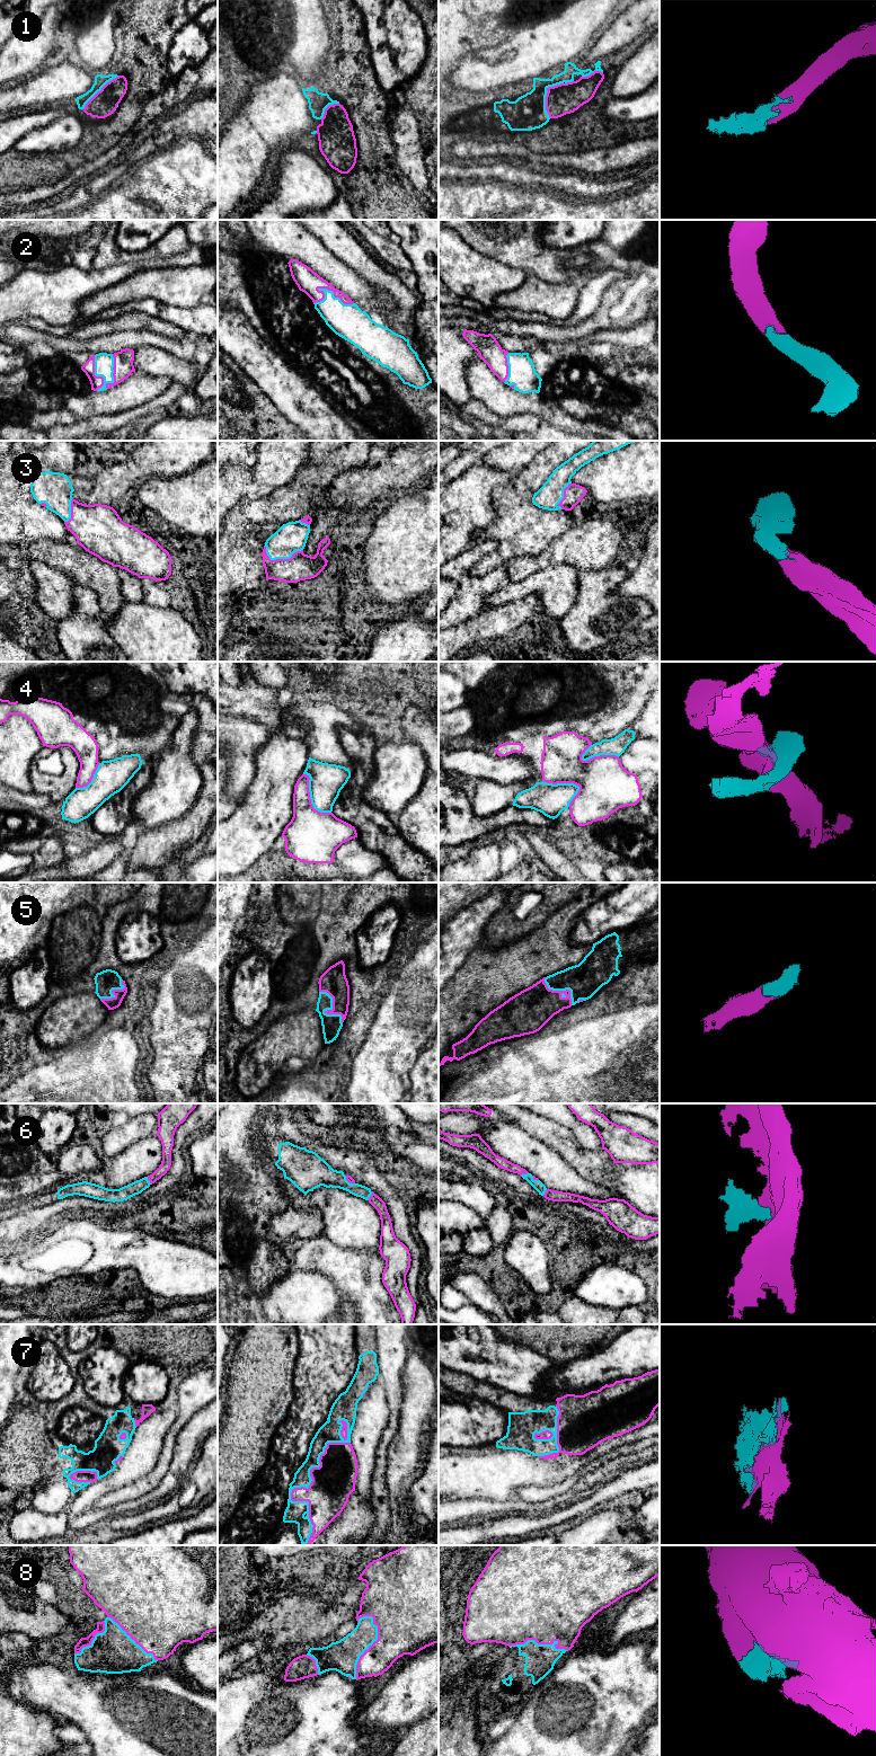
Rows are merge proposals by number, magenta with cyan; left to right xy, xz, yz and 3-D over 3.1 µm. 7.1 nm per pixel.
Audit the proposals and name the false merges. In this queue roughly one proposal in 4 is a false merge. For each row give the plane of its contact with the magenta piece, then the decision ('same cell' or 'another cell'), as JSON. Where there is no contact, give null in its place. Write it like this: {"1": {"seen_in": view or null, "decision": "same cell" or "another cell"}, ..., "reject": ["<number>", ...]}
{"1": {"seen_in": "yz", "decision": "same cell"}, "2": {"seen_in": "xy", "decision": "same cell"}, "3": {"seen_in": "xz", "decision": "same cell"}, "4": {"seen_in": "yz", "decision": "another cell"}, "5": {"seen_in": "yz", "decision": "same cell"}, "6": {"seen_in": "xz", "decision": "same cell"}, "7": {"seen_in": "xz", "decision": "same cell"}, "8": {"seen_in": "xz", "decision": "same cell"}, "reject": ["4"]}

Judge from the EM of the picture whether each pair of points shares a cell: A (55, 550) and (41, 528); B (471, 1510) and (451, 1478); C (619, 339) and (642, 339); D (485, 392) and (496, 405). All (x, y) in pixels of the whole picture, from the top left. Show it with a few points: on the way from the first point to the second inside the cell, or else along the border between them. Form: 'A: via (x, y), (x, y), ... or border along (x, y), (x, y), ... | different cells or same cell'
A: border along (67, 541), (40, 540), (35, 541), (29, 548) | different cells
B: border along (490, 1498), (450, 1499) | different cells
C: via (625, 339), (636, 339) | same cell
D: via (488, 396), (494, 401) | same cell

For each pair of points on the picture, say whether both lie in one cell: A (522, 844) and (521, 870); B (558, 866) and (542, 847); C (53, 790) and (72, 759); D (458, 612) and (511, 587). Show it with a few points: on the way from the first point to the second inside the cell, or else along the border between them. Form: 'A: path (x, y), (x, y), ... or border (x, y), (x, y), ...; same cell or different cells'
A: border (525, 860), (533, 870); different cells
B: path (556, 861), (547, 851); same cell
C: path (61, 782), (70, 773), (71, 766); same cell
D: border (505, 583), (485, 600), (484, 606); different cells

